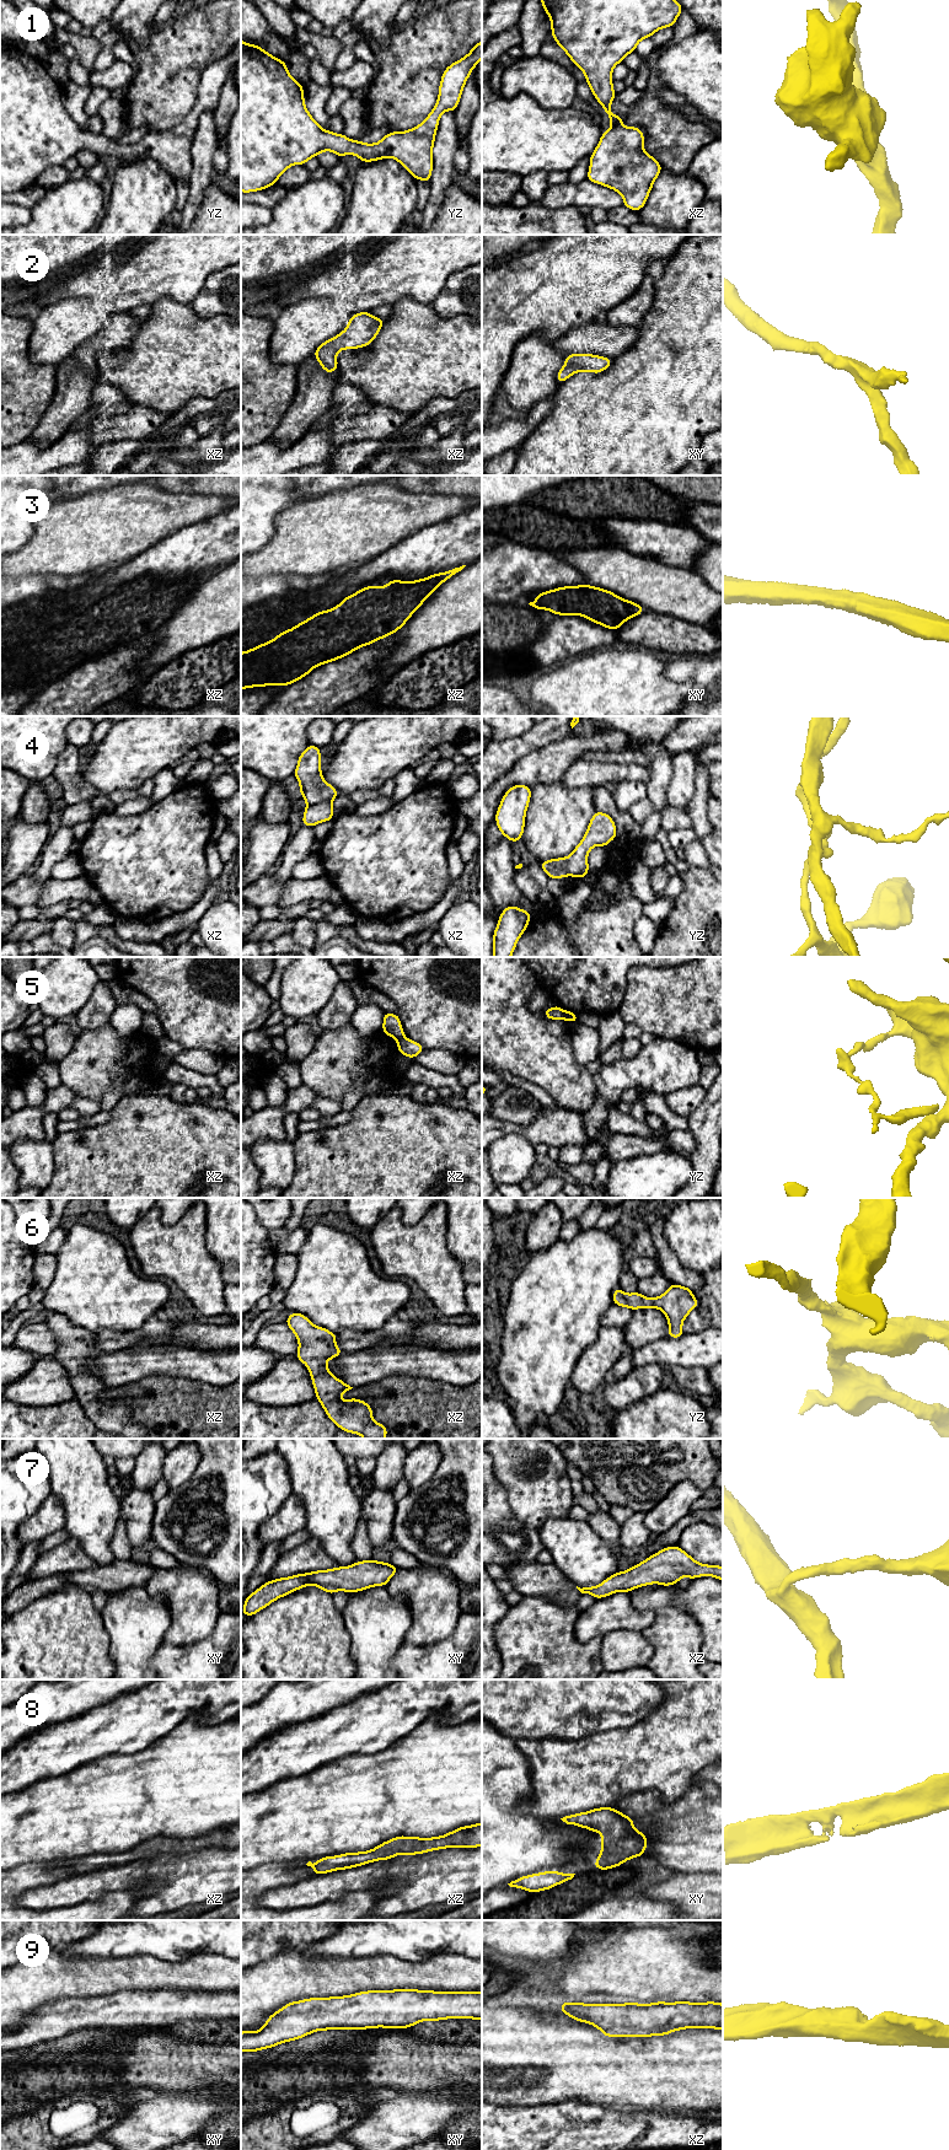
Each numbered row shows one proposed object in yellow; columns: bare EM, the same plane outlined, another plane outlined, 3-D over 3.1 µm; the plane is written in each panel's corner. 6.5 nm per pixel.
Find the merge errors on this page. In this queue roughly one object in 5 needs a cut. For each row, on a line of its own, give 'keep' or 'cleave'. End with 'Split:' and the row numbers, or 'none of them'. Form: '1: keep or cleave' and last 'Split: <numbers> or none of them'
1: keep
2: keep
3: keep
4: cleave
5: cleave
6: keep
7: keep
8: keep
9: keep
Split: 4, 5

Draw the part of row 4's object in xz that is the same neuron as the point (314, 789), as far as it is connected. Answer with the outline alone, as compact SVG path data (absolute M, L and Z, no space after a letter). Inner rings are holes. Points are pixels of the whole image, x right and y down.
M309 745L297 758L294 776L299 780L299 791L307 806L313 806L322 801L332 802L338 797L337 789L323 779L321 772L321 749L313 745Z

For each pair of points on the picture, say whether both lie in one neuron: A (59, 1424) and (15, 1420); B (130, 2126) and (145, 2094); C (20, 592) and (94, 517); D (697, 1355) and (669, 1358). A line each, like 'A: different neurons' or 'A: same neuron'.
A: same neuron
B: different neurons
C: different neurons
D: same neuron

